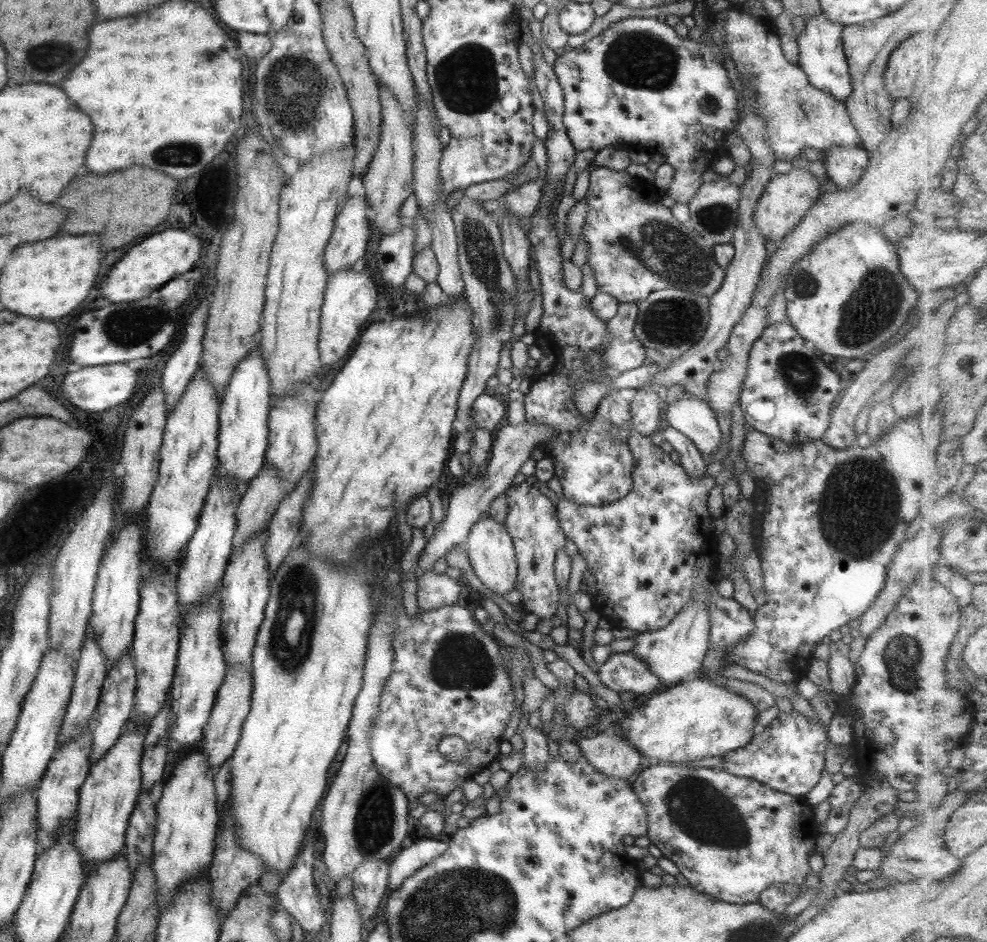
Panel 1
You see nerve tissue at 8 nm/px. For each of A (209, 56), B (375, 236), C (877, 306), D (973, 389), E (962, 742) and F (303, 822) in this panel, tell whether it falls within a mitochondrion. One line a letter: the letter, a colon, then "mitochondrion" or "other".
A: mitochondrion
B: other
C: mitochondrion
D: mitochondrion
E: other
F: other

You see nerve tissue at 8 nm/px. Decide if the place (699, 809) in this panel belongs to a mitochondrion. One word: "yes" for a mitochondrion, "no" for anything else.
yes

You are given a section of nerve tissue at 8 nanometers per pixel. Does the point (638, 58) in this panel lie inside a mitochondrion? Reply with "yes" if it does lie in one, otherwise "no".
yes

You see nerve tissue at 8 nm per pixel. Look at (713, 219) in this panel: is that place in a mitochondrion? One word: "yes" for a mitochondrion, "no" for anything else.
yes

